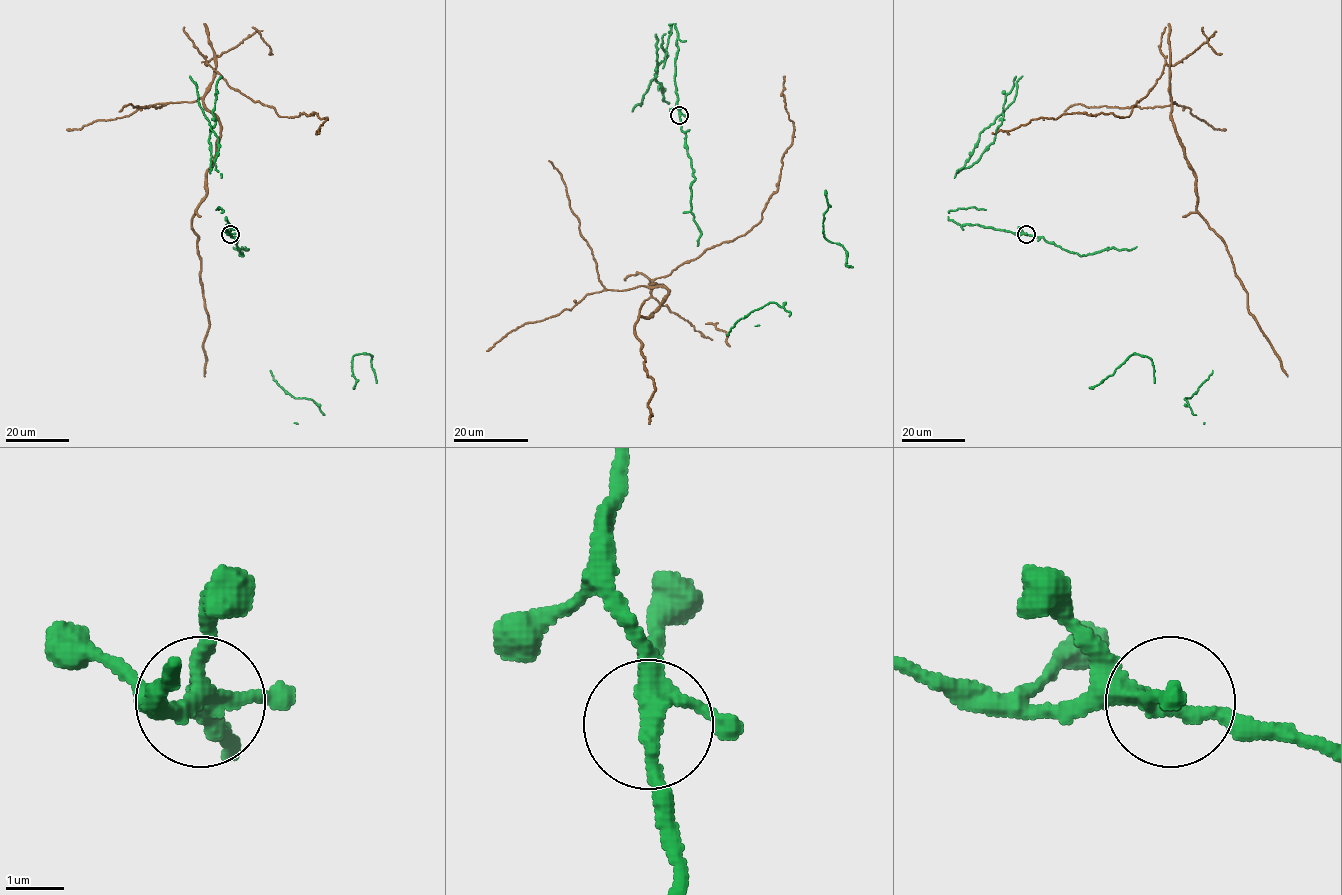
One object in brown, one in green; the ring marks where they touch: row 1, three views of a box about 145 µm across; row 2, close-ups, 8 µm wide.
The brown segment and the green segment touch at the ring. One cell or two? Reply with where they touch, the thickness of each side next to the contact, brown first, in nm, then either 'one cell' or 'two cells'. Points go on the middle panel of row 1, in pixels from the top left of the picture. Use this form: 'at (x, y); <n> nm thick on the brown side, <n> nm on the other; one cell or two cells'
at (679, 115); 70 nm thick on the brown side, 280 nm on the other; two cells

